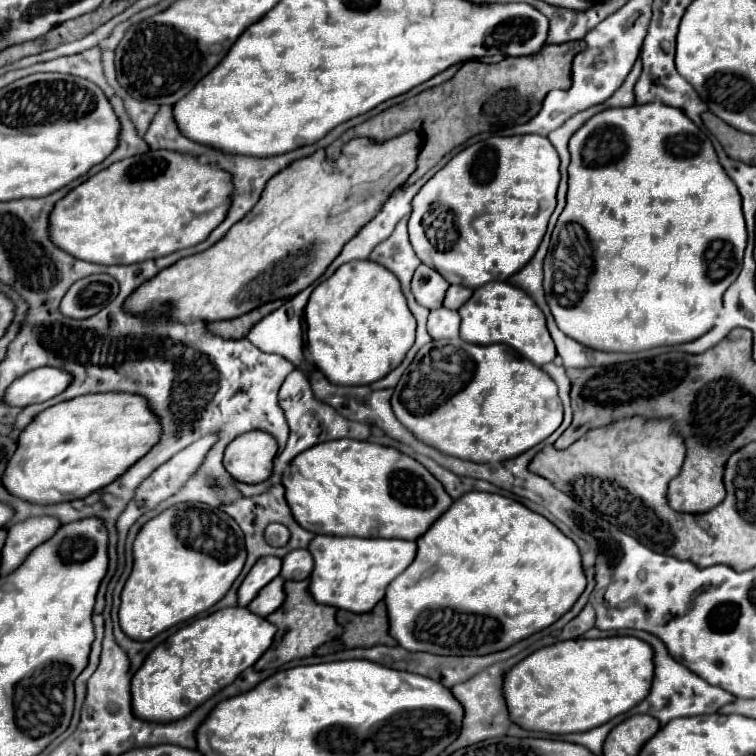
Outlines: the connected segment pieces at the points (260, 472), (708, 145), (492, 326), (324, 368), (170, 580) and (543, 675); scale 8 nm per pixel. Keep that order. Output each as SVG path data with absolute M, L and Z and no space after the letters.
M262 430L244 432L226 446L224 468L238 482L264 482L272 472L272 458L276 456L276 450L278 444L272 434Z
M654 102L644 106L634 104L628 108L606 108L604 112L592 116L580 130L576 130L576 134L570 138L568 150L572 160L568 166L566 208L562 210L558 224L552 232L550 252L546 254L544 262L546 302L558 328L576 342L600 352L642 352L658 346L674 346L692 342L712 330L722 310L724 292L742 270L742 254L746 248L742 198L734 182L722 170L712 142L682 110Z
M488 282L474 290L472 298L458 310L462 318L460 338L470 344L506 344L530 360L534 366L544 366L556 358L554 342L548 334L546 320L542 310L534 300L512 284L506 282Z
M370 260L342 264L328 280L314 288L304 312L308 324L306 346L310 360L332 384L338 386L366 386L384 378L402 364L406 352L416 340L416 322L408 310L398 278L394 278L394 274L390 274L390 270L384 266L378 266Z
M198 502L174 504L148 520L140 528L132 552L134 564L122 590L120 626L134 640L150 640L210 610L226 596L246 560L244 534L236 520L220 508Z
M610 636L600 640L566 640L552 646L544 646L518 662L510 674L506 674L506 702L510 706L510 718L526 730L548 734L588 732L632 710L650 694L654 678L654 650L650 644L636 636Z

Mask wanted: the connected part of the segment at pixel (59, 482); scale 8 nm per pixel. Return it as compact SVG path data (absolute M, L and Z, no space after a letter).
M86 394L40 412L20 434L18 448L6 464L2 486L16 498L50 506L84 498L126 472L154 442L160 424L138 394Z

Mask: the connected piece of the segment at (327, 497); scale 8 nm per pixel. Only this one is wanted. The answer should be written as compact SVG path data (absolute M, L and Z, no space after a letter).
M330 440L304 450L288 464L282 474L282 486L294 520L314 534L330 536L416 540L452 504L452 498L442 490L442 484L420 462L400 454L396 448L360 440Z

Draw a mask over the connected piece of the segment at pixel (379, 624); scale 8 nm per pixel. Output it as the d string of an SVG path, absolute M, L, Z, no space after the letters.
M378 602L376 608L366 614L352 614L338 610L338 624L344 628L342 642L346 648L396 644L396 640L388 634L388 614L384 602Z

